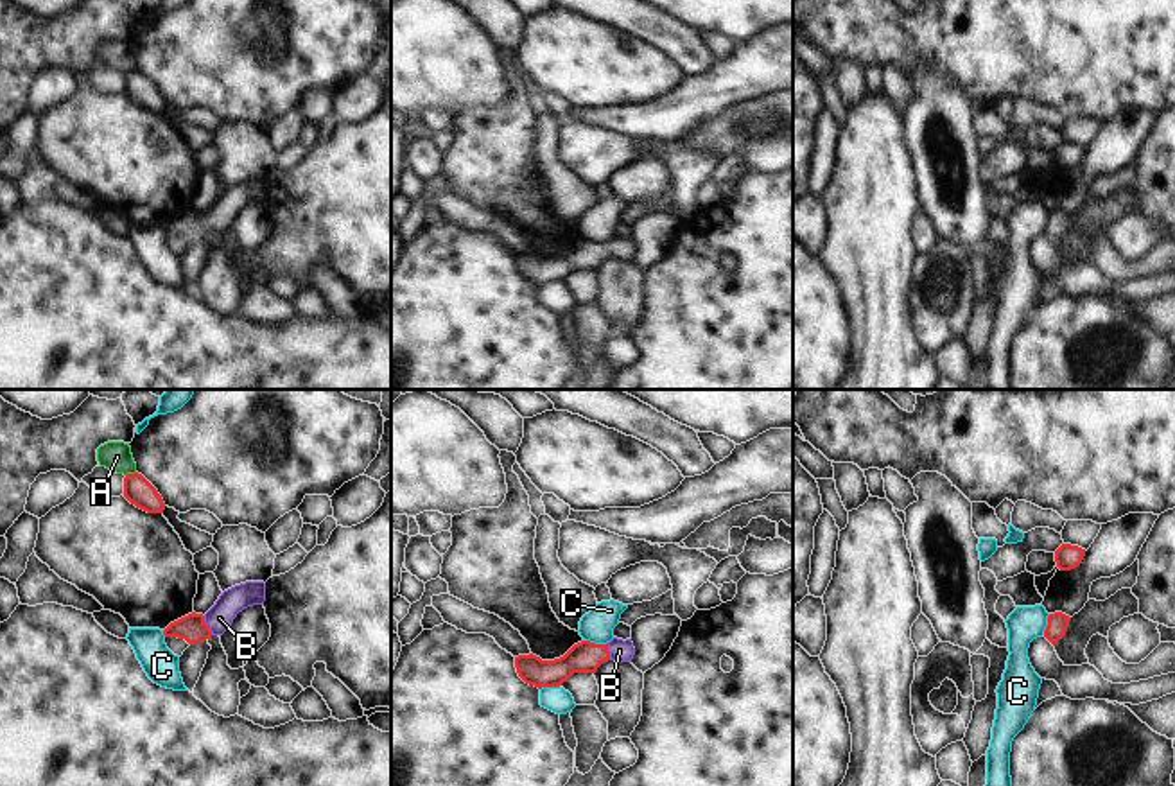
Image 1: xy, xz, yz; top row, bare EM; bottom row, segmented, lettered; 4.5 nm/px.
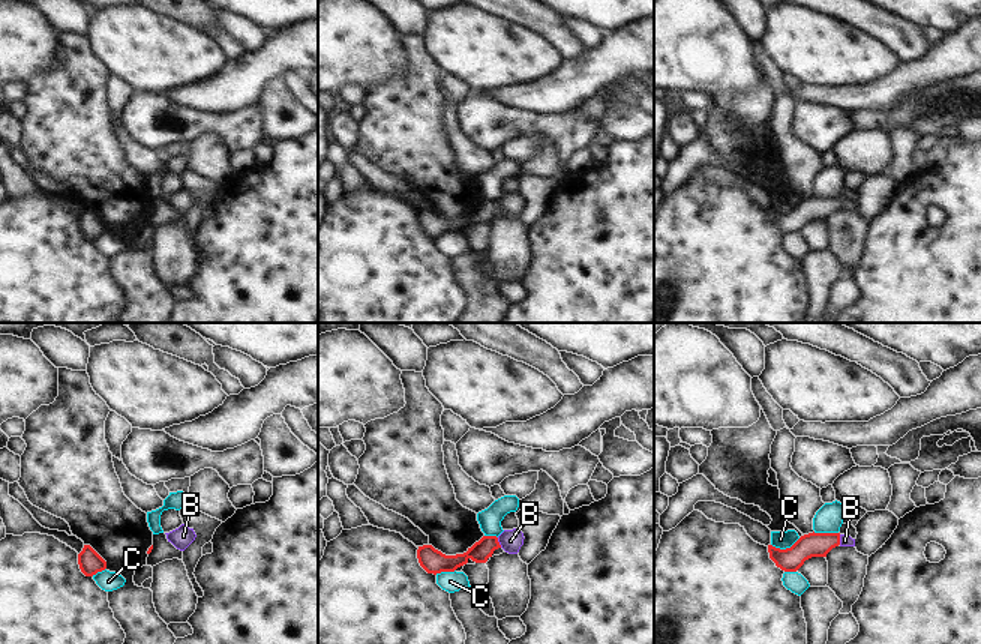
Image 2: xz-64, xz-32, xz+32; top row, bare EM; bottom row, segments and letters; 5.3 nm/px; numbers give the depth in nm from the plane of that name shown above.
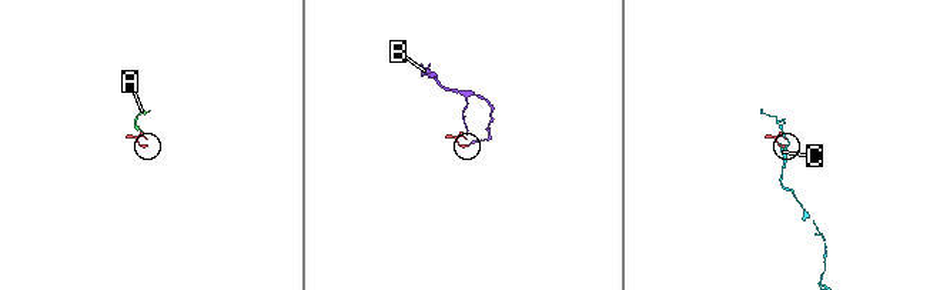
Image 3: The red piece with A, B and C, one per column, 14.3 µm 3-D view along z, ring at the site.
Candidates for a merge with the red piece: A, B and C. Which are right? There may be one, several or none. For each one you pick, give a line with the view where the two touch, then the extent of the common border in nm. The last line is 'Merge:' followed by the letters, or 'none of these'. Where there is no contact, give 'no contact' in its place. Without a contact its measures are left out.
B: xy | 100 nm
Merge: B

